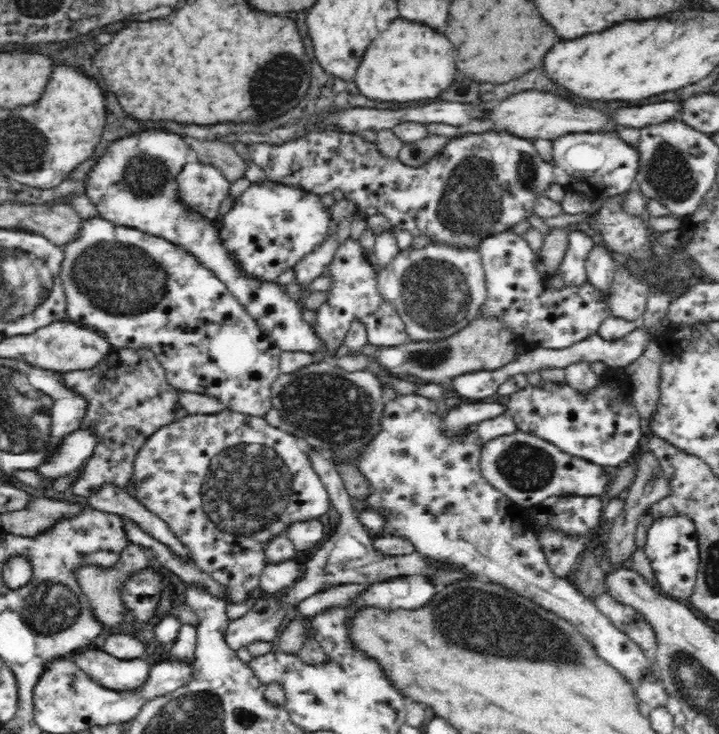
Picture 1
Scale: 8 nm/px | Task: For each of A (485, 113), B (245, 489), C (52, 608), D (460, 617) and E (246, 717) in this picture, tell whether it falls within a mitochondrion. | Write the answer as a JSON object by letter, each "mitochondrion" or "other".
{"A":"other","B":"mitochondrion","C":"mitochondrion","D":"mitochondrion","E":"mitochondrion"}

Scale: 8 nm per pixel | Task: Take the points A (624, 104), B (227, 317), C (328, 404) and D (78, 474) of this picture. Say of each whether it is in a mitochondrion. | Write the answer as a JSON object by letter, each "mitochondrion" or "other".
{"A":"other","B":"other","C":"mitochondrion","D":"other"}

